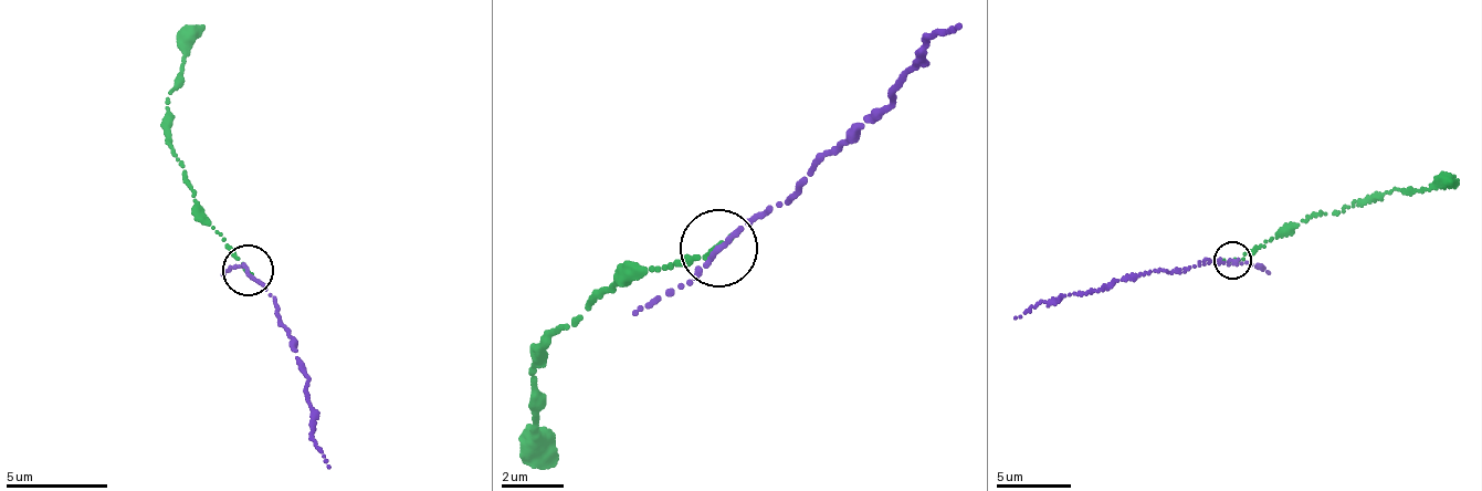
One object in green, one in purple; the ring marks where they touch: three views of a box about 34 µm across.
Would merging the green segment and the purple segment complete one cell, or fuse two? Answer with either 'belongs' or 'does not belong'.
belongs

